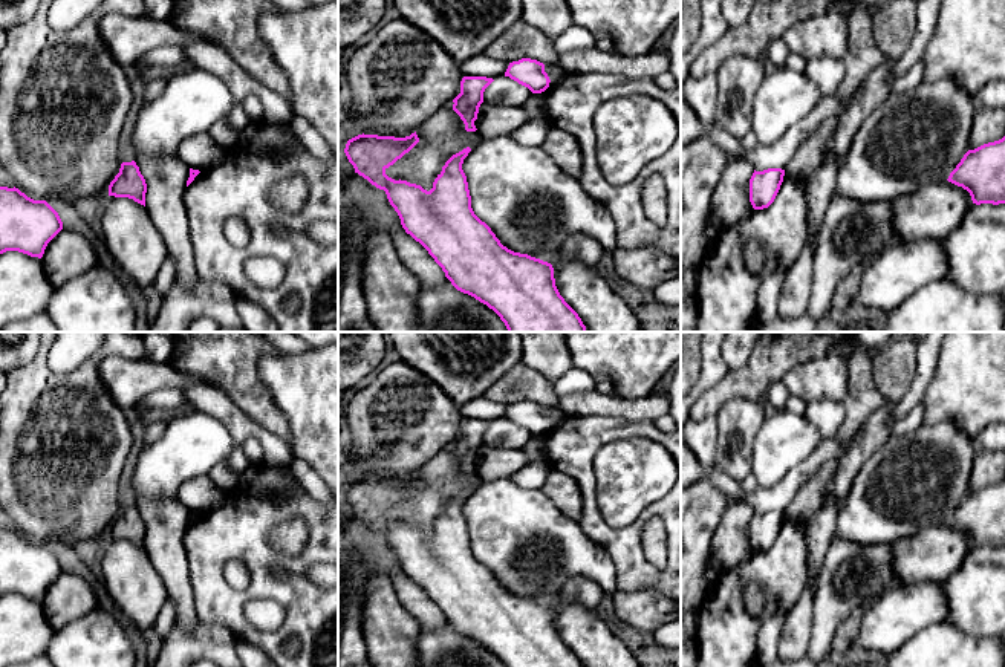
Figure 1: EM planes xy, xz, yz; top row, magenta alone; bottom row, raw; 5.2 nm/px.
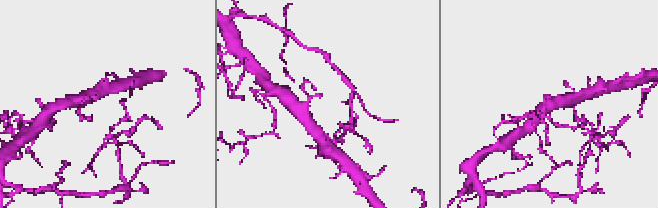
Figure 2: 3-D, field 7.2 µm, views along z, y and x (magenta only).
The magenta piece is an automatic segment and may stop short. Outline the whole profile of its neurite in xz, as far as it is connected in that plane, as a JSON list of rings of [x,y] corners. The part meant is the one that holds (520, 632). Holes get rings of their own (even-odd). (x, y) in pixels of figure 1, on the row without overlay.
[[[358,477],[347,483],[344,496],[355,516],[384,532],[407,577],[419,584],[442,610],[451,627],[493,652],[505,667],[583,667],[578,656],[560,638],[551,606],[508,592],[471,551],[467,519],[462,512],[470,490],[453,497],[430,534],[407,523],[395,523],[385,512],[408,496],[419,480]]]

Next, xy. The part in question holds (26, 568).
[[[0,529],[0,597],[18,594],[41,601],[61,572],[58,555],[46,543],[34,543],[15,529]]]

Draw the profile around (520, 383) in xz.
[[[523,363],[514,364],[488,389],[485,396],[508,407],[522,401],[543,407],[558,407],[560,402],[554,382]]]

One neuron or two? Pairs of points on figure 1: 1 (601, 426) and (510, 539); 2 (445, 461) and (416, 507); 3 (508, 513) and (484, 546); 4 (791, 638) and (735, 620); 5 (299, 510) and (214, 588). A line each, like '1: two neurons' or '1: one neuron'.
1: two neurons
2: one neuron
3: one neuron
4: two neurons
5: one neuron

